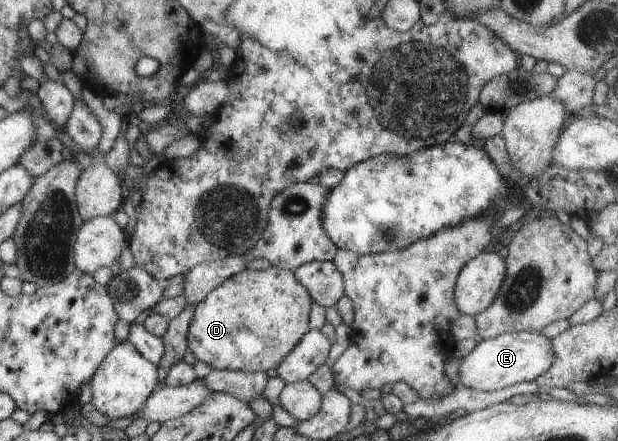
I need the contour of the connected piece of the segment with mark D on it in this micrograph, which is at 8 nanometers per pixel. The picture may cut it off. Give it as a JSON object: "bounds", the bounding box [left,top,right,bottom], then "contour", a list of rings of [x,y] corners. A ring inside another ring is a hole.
{"bounds":[186,261,343,372],"contour":[[[311,261],[304,262],[293,270],[278,269],[271,265],[269,269],[265,270],[251,270],[244,269],[231,275],[217,285],[200,301],[200,303],[194,304],[194,311],[192,311],[192,317],[190,317],[190,323],[188,325],[186,333],[186,345],[190,352],[194,355],[196,360],[203,361],[206,365],[209,365],[212,369],[217,370],[240,370],[243,372],[265,372],[268,369],[276,369],[280,360],[292,349],[302,335],[304,335],[309,330],[309,311],[311,310],[311,305],[316,303],[323,308],[328,306],[334,306],[336,301],[343,296],[343,279],[340,272],[334,267],[332,262],[321,262],[321,261]]]}

